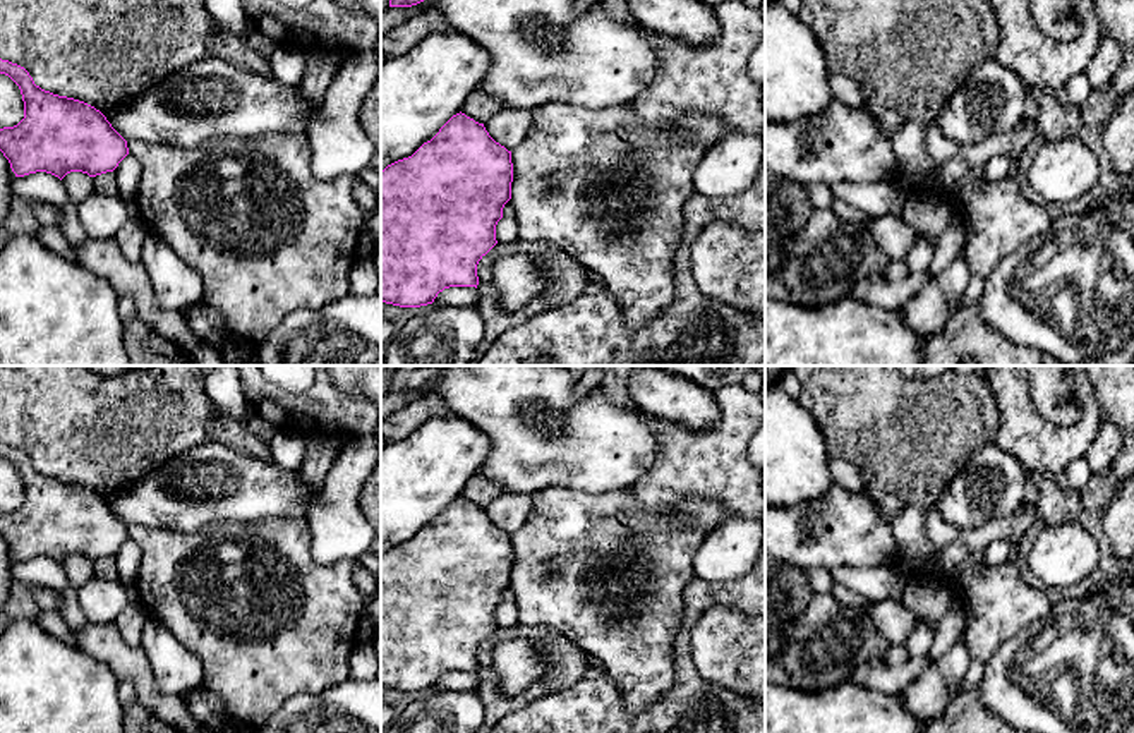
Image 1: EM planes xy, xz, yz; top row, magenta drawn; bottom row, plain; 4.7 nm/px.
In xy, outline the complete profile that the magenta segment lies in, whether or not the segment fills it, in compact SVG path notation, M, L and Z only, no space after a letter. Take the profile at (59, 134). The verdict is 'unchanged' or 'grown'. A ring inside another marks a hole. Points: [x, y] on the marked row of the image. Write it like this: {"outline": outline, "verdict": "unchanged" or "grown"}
{"outline": "M0 58L0 74L21 89L24 118L0 129L0 151L15 177L46 172L60 180L70 172L96 177L113 172L129 154L127 141L94 106L34 84L29 72Z", "verdict": "unchanged"}

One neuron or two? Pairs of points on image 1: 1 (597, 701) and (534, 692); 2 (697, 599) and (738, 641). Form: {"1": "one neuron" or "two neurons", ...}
{"1": "two neurons", "2": "two neurons"}

